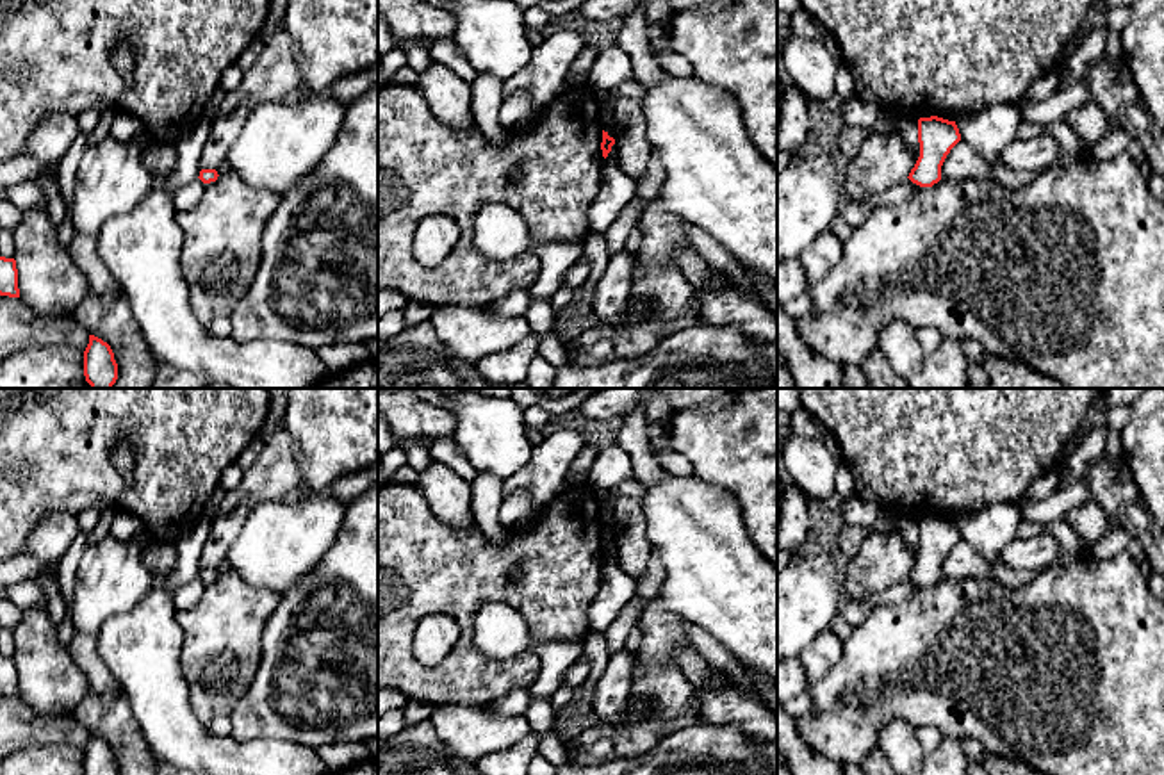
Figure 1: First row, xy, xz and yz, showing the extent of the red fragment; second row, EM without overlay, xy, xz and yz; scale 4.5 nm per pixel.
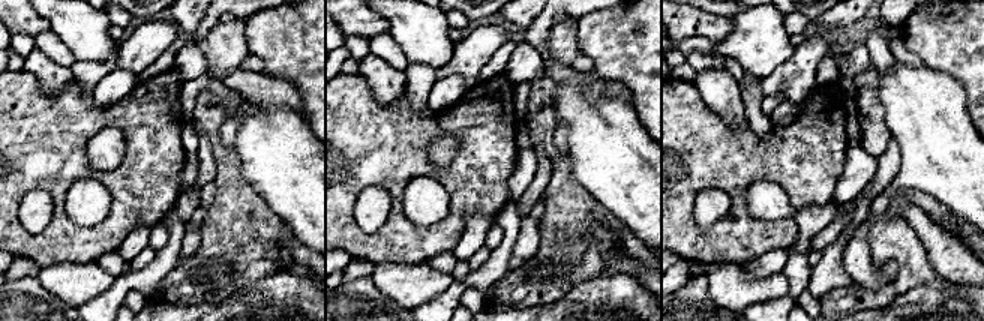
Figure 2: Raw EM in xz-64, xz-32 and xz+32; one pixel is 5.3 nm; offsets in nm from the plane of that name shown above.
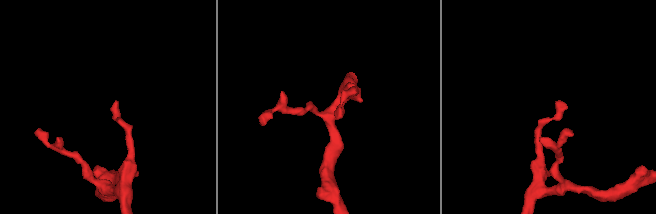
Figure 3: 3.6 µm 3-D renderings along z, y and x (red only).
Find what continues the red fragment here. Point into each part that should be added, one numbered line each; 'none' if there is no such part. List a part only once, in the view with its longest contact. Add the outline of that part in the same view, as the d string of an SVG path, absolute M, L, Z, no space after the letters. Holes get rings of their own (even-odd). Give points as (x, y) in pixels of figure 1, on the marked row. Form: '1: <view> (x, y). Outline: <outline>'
none

